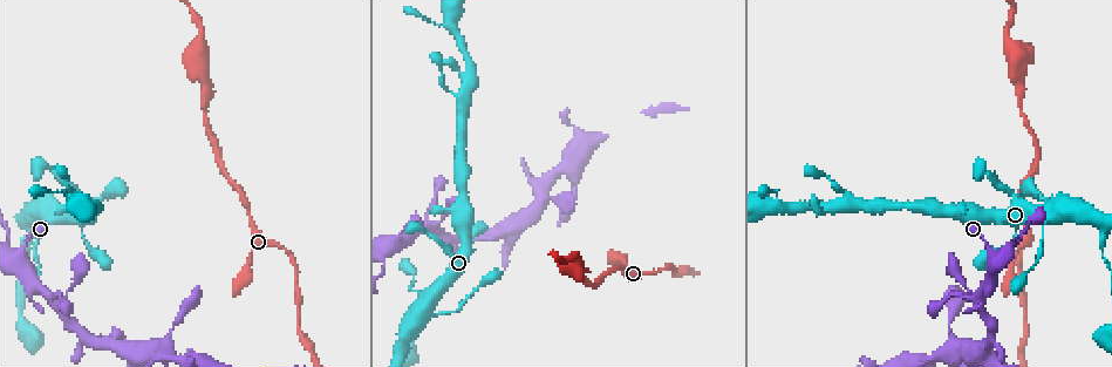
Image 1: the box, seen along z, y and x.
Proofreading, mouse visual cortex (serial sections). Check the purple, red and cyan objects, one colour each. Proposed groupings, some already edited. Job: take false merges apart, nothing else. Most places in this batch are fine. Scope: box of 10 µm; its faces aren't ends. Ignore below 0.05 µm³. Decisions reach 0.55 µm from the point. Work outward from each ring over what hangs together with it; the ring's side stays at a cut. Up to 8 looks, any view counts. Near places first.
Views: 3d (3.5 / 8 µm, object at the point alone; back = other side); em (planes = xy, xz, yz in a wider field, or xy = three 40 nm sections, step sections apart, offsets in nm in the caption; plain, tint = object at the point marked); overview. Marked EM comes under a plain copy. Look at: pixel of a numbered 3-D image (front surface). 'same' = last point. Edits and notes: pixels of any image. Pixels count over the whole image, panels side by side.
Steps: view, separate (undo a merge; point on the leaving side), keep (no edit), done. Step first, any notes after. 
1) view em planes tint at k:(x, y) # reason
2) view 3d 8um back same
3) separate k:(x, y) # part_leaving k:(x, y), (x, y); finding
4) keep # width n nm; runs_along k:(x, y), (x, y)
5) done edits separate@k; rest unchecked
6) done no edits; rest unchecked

view 3d 3.5um at 1:(432, 314) # sharp bend

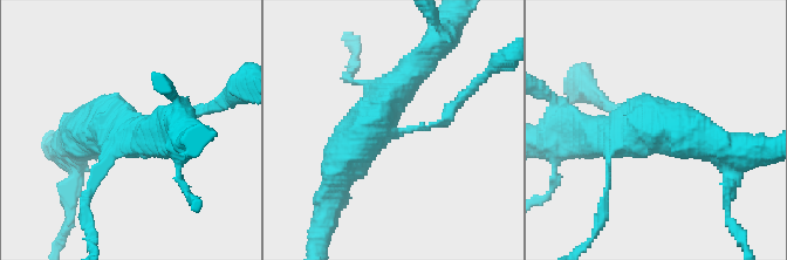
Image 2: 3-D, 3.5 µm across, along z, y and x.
view em xy step 2 tint at 2:(395, 130) # arms 4; arm_widths 100, 100, 400, 450 nm; need the tissue

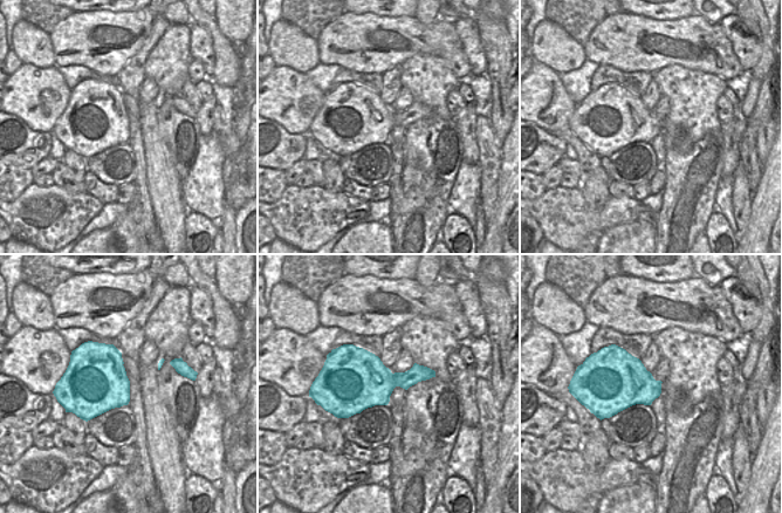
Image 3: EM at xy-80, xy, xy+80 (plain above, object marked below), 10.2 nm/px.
view em xy step 1 tint same # cut it another way

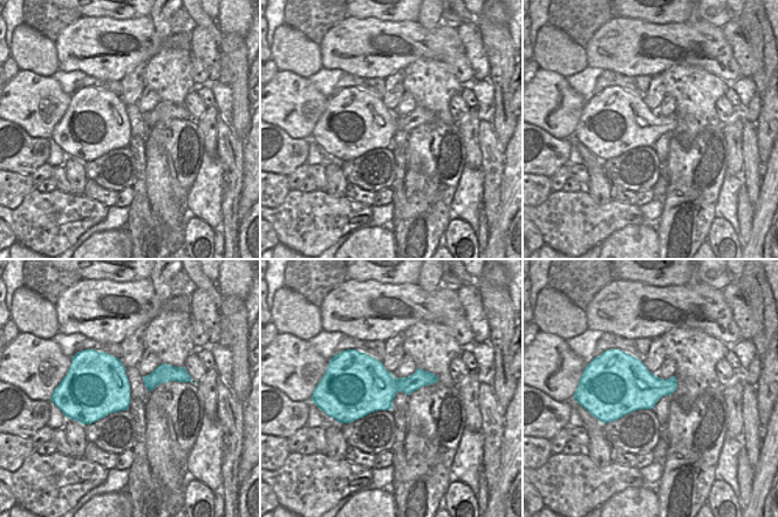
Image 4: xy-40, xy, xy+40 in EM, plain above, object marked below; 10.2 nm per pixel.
keep # all the same cell

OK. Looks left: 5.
view 3d 3.5um at 1:(93, 252) # sudden change in width

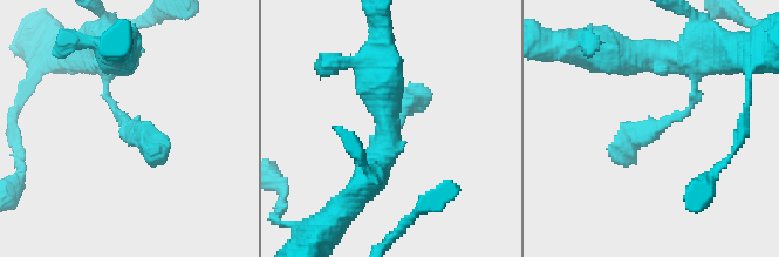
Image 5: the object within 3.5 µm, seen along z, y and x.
view em planes tint at 5:(661, 125) # need the tissue

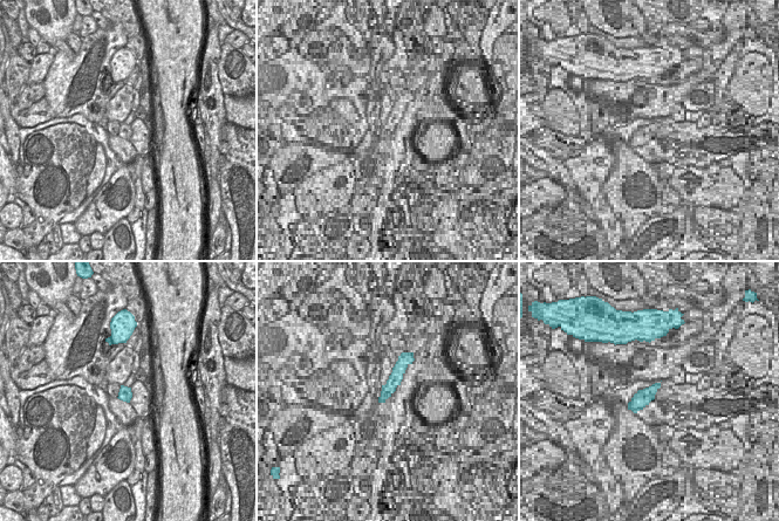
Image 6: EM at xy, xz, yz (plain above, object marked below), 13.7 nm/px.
keep # runs_along 5:(696, 70), (694, 103), (633, 135), (627, 164); continuous, no second cell

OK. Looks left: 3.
view 3d 3.5um at 1:(55, 302) # four or more arms meet

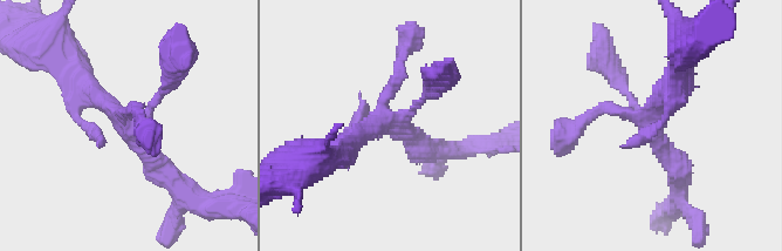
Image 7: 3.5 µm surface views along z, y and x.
view em xy step 5 tint at 7:(128, 128)

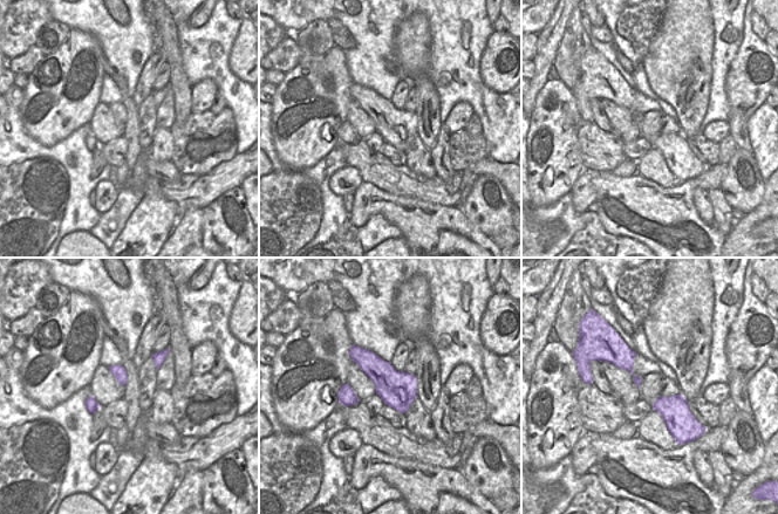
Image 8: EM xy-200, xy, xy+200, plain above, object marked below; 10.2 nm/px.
keep # runs_along 7:(79, 77), (176, 182); continuous, no second cell

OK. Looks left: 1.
done no edits; rest unchecked

